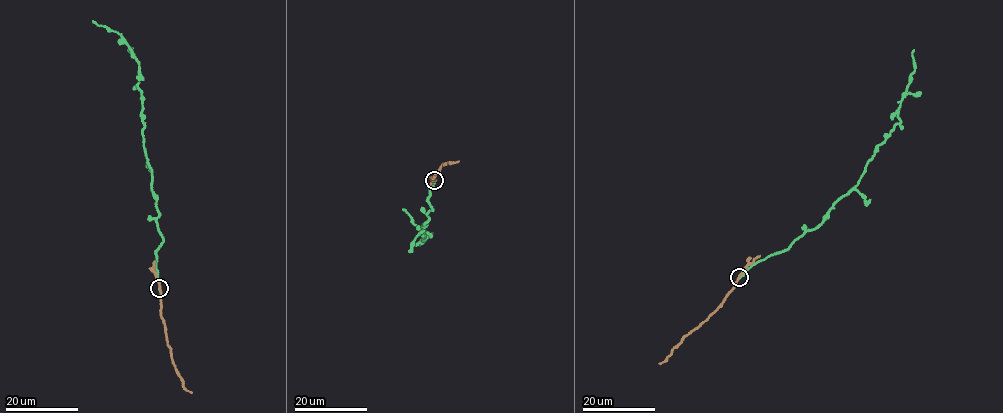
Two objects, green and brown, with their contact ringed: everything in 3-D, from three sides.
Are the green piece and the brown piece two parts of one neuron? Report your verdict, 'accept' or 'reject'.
reject

